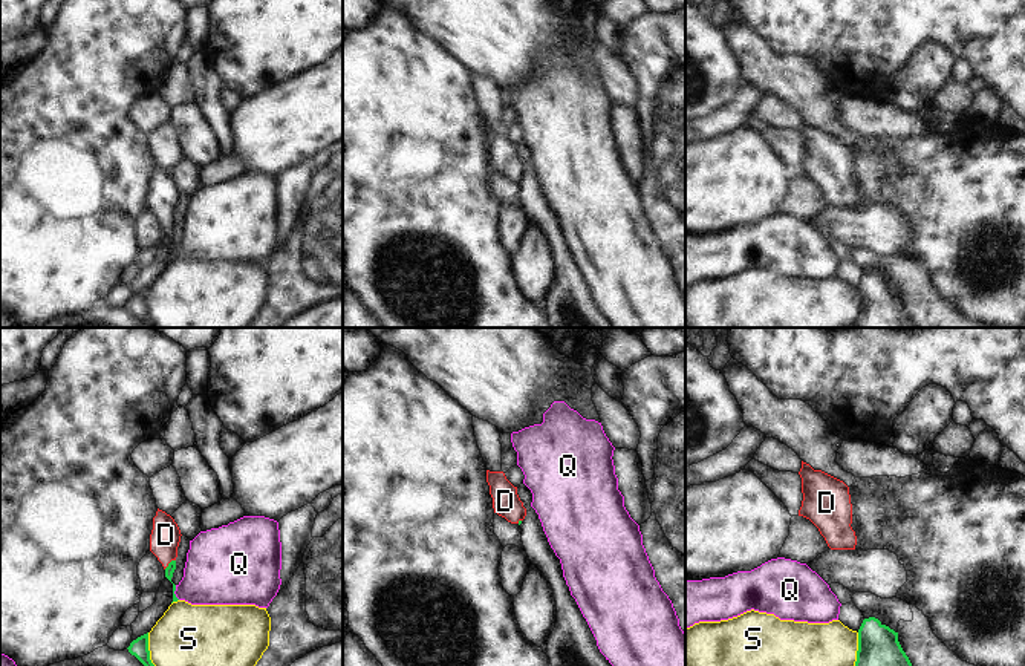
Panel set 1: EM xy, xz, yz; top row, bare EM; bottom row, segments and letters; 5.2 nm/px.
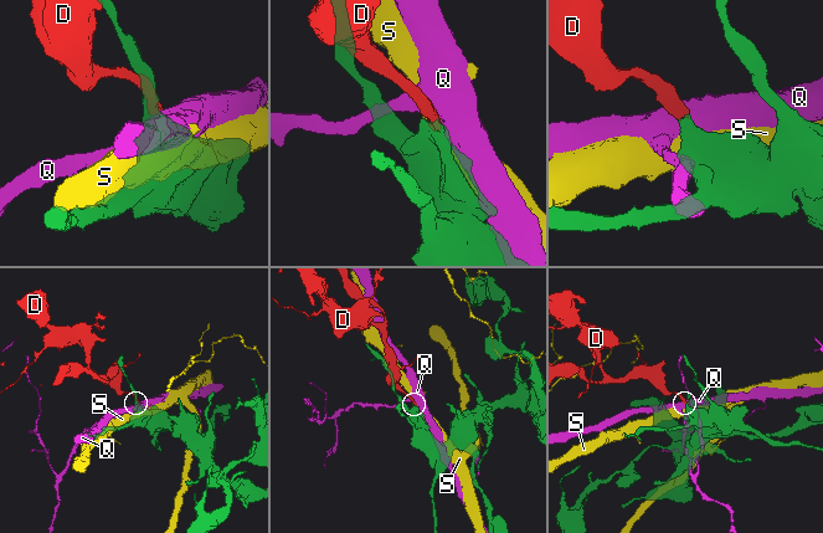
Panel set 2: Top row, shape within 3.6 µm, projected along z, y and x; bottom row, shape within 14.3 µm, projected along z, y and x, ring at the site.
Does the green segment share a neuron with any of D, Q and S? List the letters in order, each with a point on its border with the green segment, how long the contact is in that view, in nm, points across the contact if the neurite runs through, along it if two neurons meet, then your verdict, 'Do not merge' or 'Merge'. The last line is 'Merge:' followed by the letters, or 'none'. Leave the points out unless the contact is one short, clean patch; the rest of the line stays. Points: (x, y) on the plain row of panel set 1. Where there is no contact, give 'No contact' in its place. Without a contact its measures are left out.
D: Touches green at xy (169, 221). Shared border 80 nm. Path across: xy (169, 228), (169, 221), (165, 192). Merge
Q: Touches green at xy (173, 250). Shared border 80 nm. Boundary: xy (175, 242), (175, 251), (179, 256). Do not merge
S: Touches green at xy (149, 308). Shared border 200 nm. Do not merge
Merge: D.

